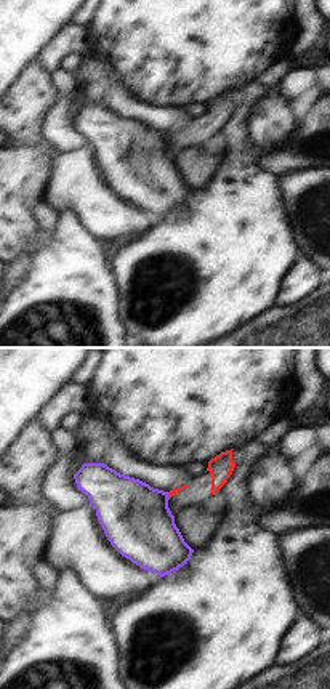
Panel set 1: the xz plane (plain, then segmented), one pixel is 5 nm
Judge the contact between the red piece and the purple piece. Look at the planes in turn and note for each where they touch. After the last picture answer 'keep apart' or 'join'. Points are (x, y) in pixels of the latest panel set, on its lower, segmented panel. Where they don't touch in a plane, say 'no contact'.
(169, 495)

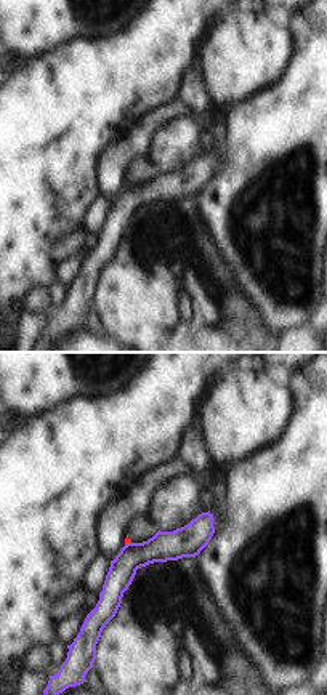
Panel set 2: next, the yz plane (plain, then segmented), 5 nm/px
(129, 542)

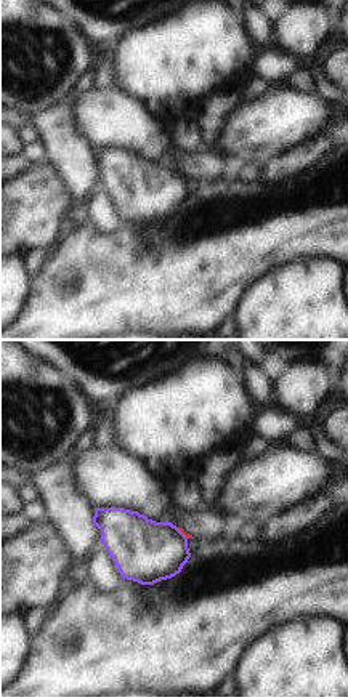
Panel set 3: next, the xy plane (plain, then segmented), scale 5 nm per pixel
(183, 532)

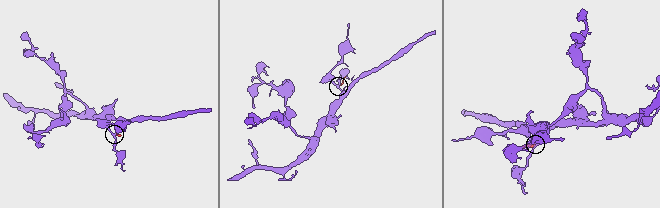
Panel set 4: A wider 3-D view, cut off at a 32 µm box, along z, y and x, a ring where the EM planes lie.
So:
keep apart

